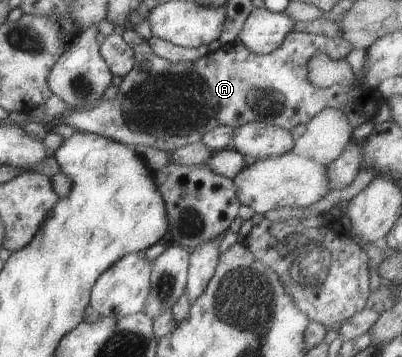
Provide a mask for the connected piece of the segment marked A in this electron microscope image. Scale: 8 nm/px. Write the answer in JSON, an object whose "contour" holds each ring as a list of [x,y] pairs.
{"contour":[[[125,29],[121,35],[122,38],[124,38],[124,40],[132,47],[135,54],[135,63],[134,68],[132,68],[126,76],[122,77],[122,83],[119,86],[120,92],[118,92],[118,95],[113,101],[103,100],[102,104],[98,104],[98,106],[91,108],[90,110],[73,110],[71,114],[68,114],[68,116],[64,118],[64,124],[72,126],[76,128],[76,130],[85,133],[96,133],[97,135],[105,136],[110,140],[115,140],[121,143],[123,142],[125,145],[136,144],[152,146],[152,148],[165,150],[167,153],[170,153],[182,146],[200,142],[202,137],[208,131],[214,130],[217,125],[232,127],[234,129],[248,122],[265,122],[266,124],[279,126],[280,128],[284,128],[284,130],[291,131],[298,123],[307,124],[307,121],[309,121],[314,115],[317,115],[318,112],[324,110],[326,107],[330,107],[344,112],[344,114],[347,115],[350,126],[354,129],[357,126],[360,126],[360,124],[364,124],[364,122],[373,121],[377,115],[377,111],[379,110],[381,102],[379,93],[368,88],[366,84],[362,82],[356,82],[356,84],[350,84],[350,86],[344,86],[344,84],[333,84],[332,86],[328,86],[328,88],[316,88],[316,86],[310,82],[310,78],[308,78],[308,60],[316,54],[318,49],[323,48],[323,36],[321,35],[290,31],[286,35],[286,38],[284,38],[284,42],[282,42],[274,52],[268,54],[254,54],[254,52],[250,52],[244,44],[234,42],[232,44],[222,45],[216,51],[209,51],[199,60],[189,62],[179,61],[177,63],[170,62],[167,59],[157,56],[150,48],[148,40],[144,39],[135,29]]]}

